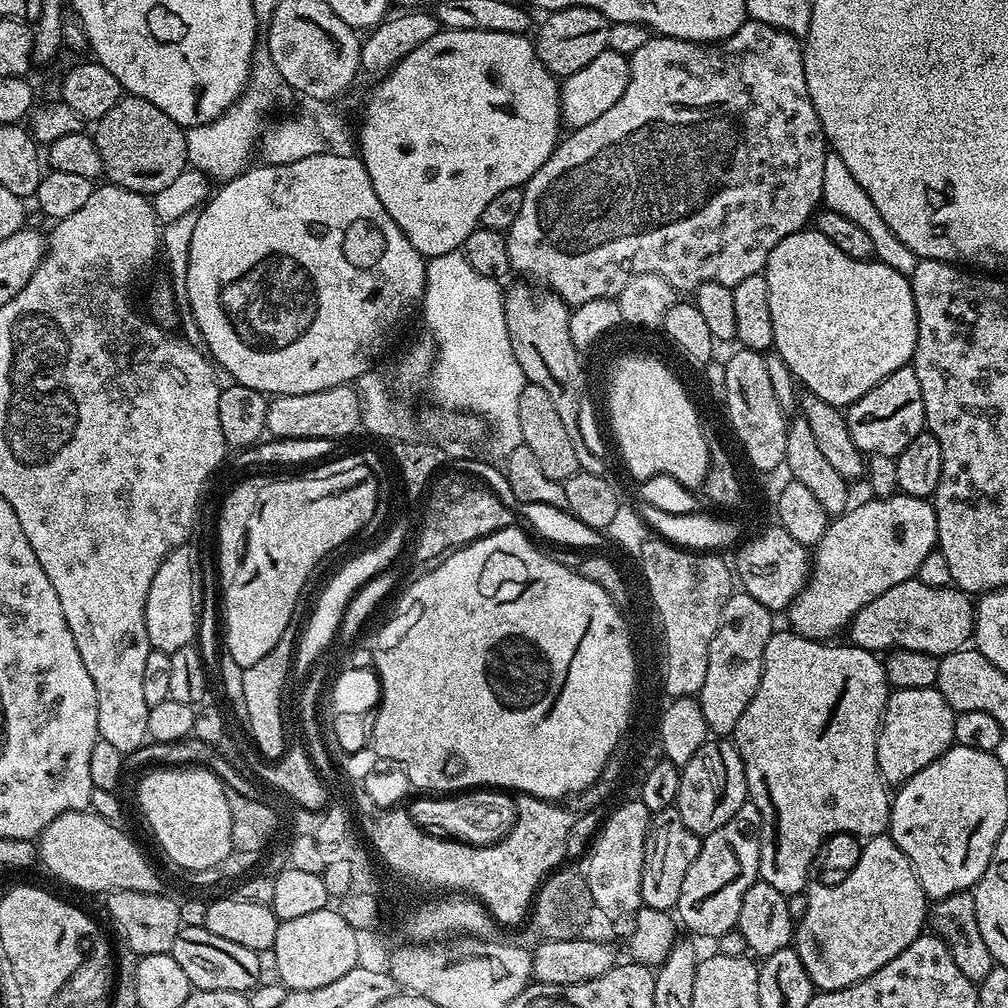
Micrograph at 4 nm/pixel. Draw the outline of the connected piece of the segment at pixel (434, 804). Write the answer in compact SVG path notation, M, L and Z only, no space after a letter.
M477 789L445 796L420 796L409 803L408 811L421 828L476 847L503 840L516 824L515 799L500 790Z

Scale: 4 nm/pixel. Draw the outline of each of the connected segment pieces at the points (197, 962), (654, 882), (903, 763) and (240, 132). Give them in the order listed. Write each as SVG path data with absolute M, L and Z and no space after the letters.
M181 927L170 954L174 962L182 966L193 989L234 990L247 994L260 983L258 952L246 950L246 946L238 946L238 942L229 942L227 938L218 938L218 934L210 934L204 927Z
M676 807L663 808L651 817L644 851L642 866L642 905L654 910L671 913L678 902L678 894L682 894L682 882L690 866L694 866L694 858L700 853L701 837L695 836L682 822Z
M923 688L922 690L895 689L888 697L888 704L884 708L884 718L880 721L878 734L878 770L885 785L899 786L918 770L930 766L954 744L954 722L956 713L942 698L937 688Z
M258 46L252 55L252 69L242 95L221 116L214 118L214 122L206 122L202 126L194 126L185 131L189 165L208 178L239 176L250 164L248 140L256 142L261 139L262 125L265 123L264 115L271 108L276 108L279 104L288 104L292 99L294 99L292 87L284 81L282 74L278 74L278 66L274 66L270 50L267 46Z

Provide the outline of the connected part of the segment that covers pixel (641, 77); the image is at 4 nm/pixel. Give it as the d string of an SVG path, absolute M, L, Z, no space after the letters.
M751 18L745 20L744 25L730 38L714 44L695 44L689 40L653 35L646 42L646 46L641 46L639 50L634 50L631 56L628 57L626 94L622 94L622 98L618 98L618 102L614 102L614 106L610 106L610 110L606 110L606 114L601 114L599 118L594 118L594 122L590 122L590 126L571 129L557 143L555 150L550 154L550 158L546 158L543 166L528 179L527 184L523 185L522 210L518 214L518 218L514 218L514 226L510 226L506 233L512 272L516 274L521 272L524 275L521 277L531 278L533 281L539 282L543 287L557 292L564 299L565 304L569 306L590 302L594 298L615 298L620 295L622 286L626 286L626 282L630 282L630 278L634 278L638 274L658 274L662 278L666 278L666 282L670 282L670 286L680 294L684 294L684 292L691 293L702 282L718 282L722 286L733 289L738 282L742 282L742 278L759 276L763 273L766 262L770 258L770 250L774 250L774 246L778 246L778 242L782 242L782 238L786 238L795 232L805 231L809 227L810 221L815 217L822 204L822 166L829 155L830 149L827 140L824 139L824 131L820 125L820 119L810 102L810 94L806 90L804 50L801 41L797 37L791 36L789 32L771 28L768 24L763 24Z

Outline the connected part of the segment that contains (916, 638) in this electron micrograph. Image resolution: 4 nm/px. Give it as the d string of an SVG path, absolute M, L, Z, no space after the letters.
M913 578L890 586L874 602L866 602L848 624L846 640L853 648L865 648L877 654L905 648L939 658L965 647L975 630L976 605L969 593L955 586L926 586L926 582Z

